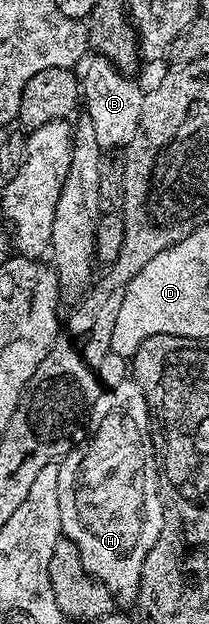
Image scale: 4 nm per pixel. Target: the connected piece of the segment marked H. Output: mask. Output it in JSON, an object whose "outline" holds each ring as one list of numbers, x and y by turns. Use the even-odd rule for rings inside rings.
{"outline":[[133,379,119,383,114,389,105,389,90,412,87,436,74,444,73,450,58,464,59,523,64,540,75,543,83,567,111,591,117,603,136,602,147,551,155,547,155,539,159,539,163,527,165,509,161,506,159,457,153,454,153,433,149,430,151,405,145,402,145,392]]}

